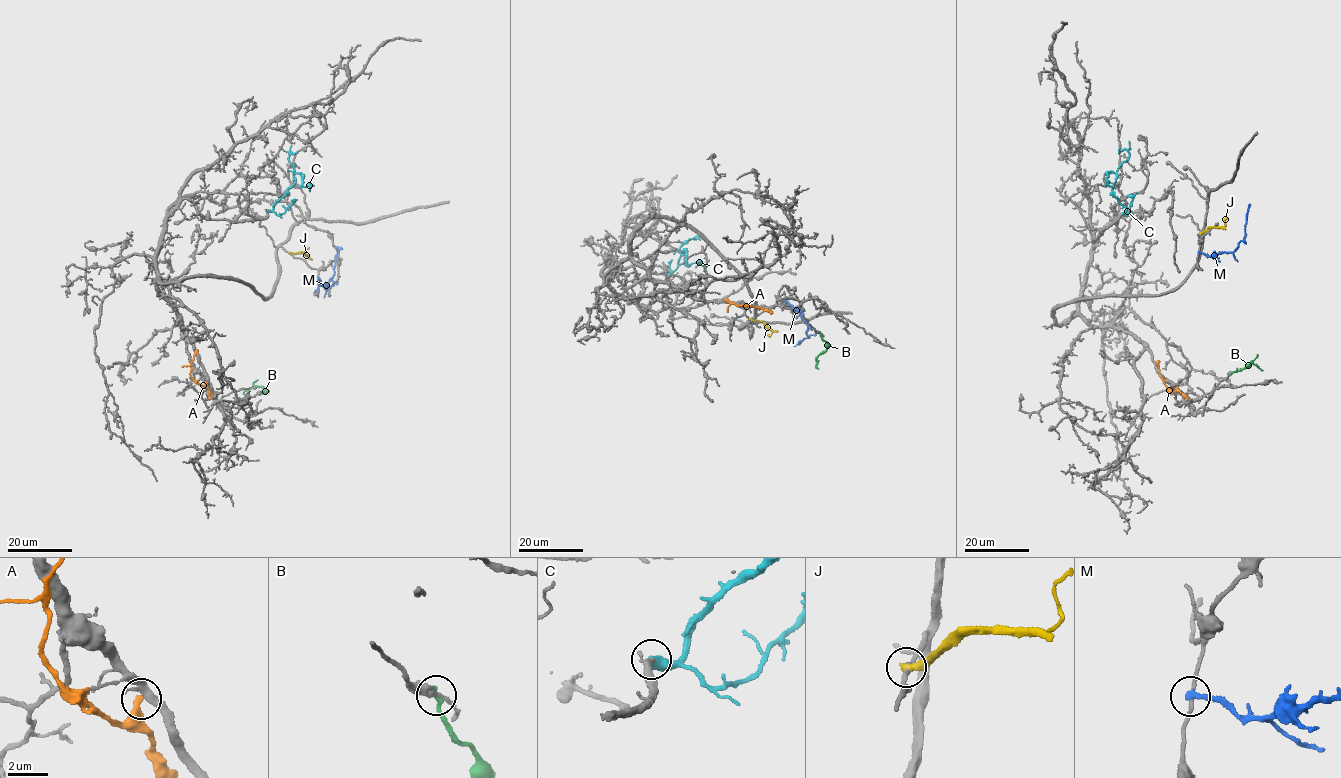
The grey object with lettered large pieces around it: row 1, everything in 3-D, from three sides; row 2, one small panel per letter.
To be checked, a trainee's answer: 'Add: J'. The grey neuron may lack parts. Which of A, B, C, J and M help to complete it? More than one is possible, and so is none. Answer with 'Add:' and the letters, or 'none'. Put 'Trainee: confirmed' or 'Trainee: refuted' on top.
Trainee: refuted
Add: C

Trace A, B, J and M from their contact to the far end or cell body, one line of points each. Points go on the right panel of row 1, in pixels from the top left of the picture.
A: (1176, 386), (1175, 390), (1170, 391), (1159, 373), (1158, 360)
B: (1232, 373), (1251, 362), (1263, 370)
J: (1200, 233), (1211, 227), (1222, 227), (1227, 217)
M: (1198, 252), (1207, 256), (1233, 251), (1245, 234), (1249, 205)

